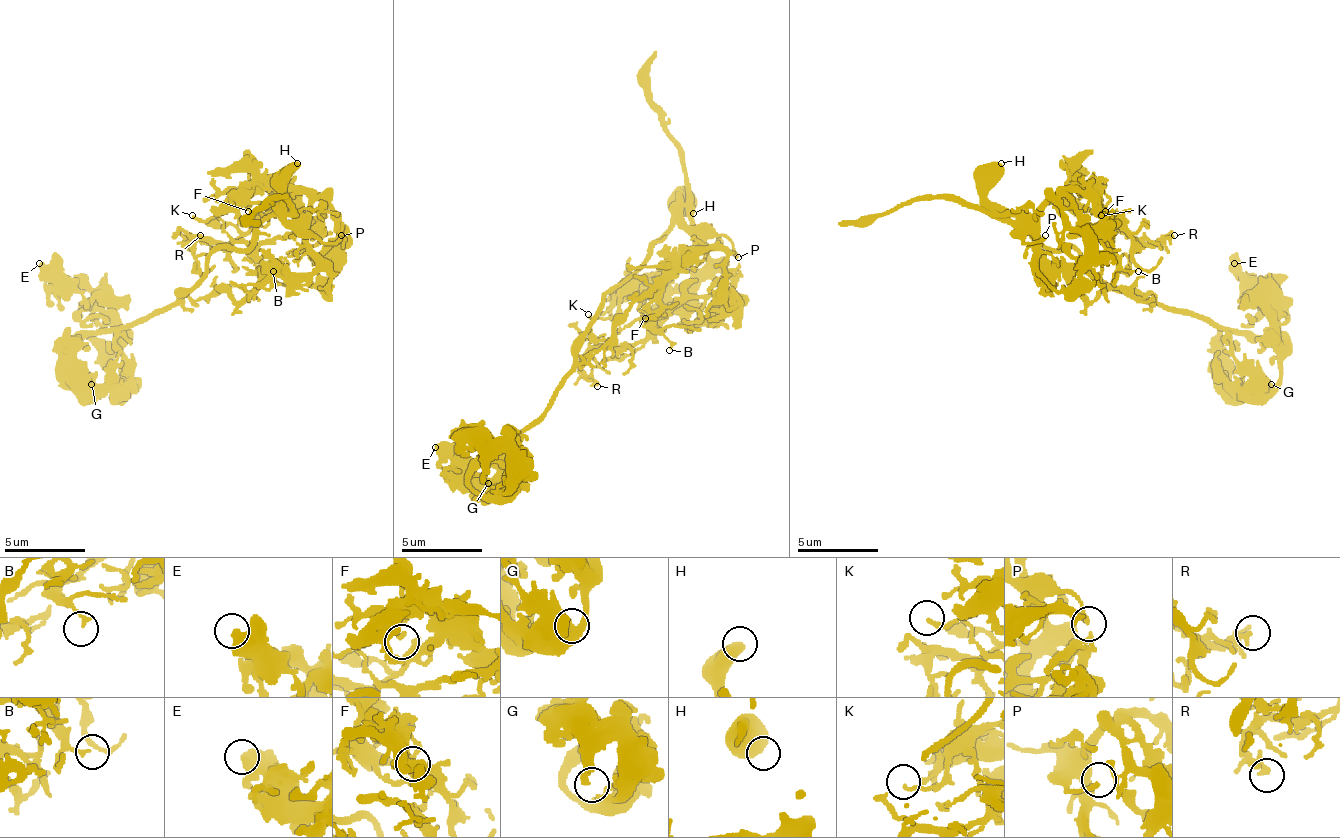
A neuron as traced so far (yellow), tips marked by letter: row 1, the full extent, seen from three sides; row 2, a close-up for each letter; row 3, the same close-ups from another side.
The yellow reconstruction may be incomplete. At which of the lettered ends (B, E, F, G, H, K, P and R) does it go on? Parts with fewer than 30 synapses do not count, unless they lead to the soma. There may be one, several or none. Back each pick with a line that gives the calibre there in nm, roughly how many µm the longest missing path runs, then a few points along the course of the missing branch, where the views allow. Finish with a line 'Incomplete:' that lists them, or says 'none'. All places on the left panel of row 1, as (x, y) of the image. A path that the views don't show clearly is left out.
Incomplete: none

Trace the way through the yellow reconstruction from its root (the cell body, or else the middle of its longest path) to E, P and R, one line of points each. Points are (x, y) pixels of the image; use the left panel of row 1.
E: (204, 267), (168, 308), (123, 328), (95, 328), (91, 320), (103, 308), (67, 292), (39, 263)
P: (204, 267), (216, 251), (244, 247), (273, 215), (325, 243), (341, 235)
R: (204, 267), (184, 292), (196, 300), (212, 288), (212, 280), (200, 267), (196, 255), (200, 235)

